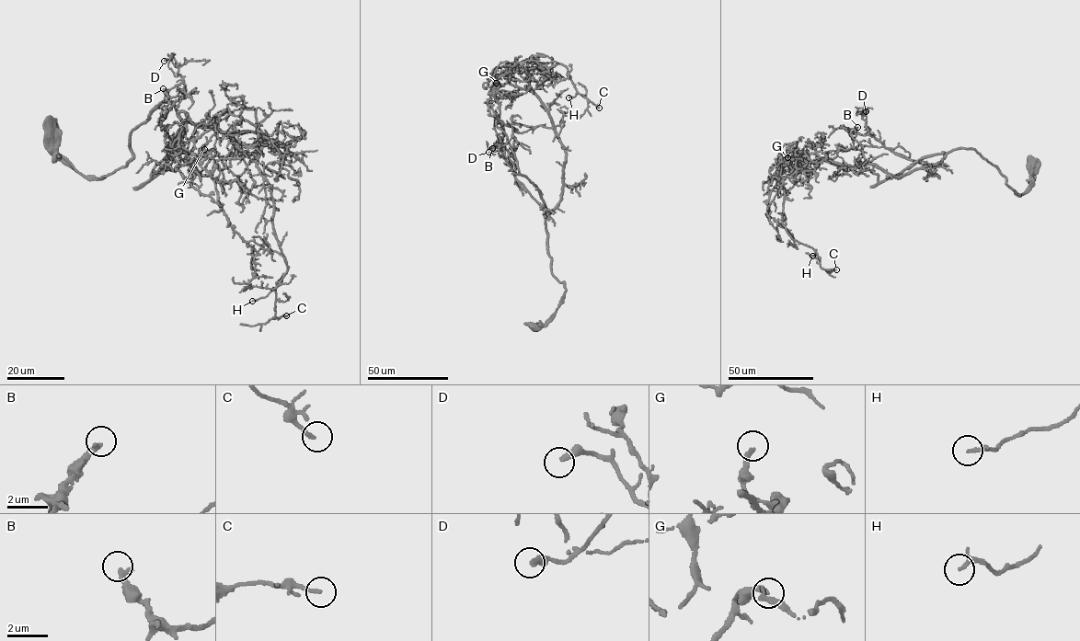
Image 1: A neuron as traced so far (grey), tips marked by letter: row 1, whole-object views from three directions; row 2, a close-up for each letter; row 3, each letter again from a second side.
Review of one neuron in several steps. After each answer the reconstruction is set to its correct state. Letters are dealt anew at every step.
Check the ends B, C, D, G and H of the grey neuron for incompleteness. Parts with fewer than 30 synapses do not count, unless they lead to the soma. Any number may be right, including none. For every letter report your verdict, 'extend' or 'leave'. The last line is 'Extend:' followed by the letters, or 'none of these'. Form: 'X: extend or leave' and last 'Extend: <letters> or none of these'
B: extend
C: extend
D: leave
G: leave
H: leave
Extend: B, C

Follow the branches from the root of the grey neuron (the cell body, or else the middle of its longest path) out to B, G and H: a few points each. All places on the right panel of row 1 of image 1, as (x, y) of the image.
B: (1033, 167), (1032, 181), (1018, 196), (974, 149), (954, 150), (937, 166), (928, 166), (854, 131), (857, 127)
G: (1033, 167), (1018, 196), (973, 149), (929, 154), (880, 181), (855, 165), (787, 165), (787, 157)
H: (1033, 167), (1018, 196), (973, 149), (901, 177), (871, 165), (809, 162), (784, 178), (782, 223), (812, 256)

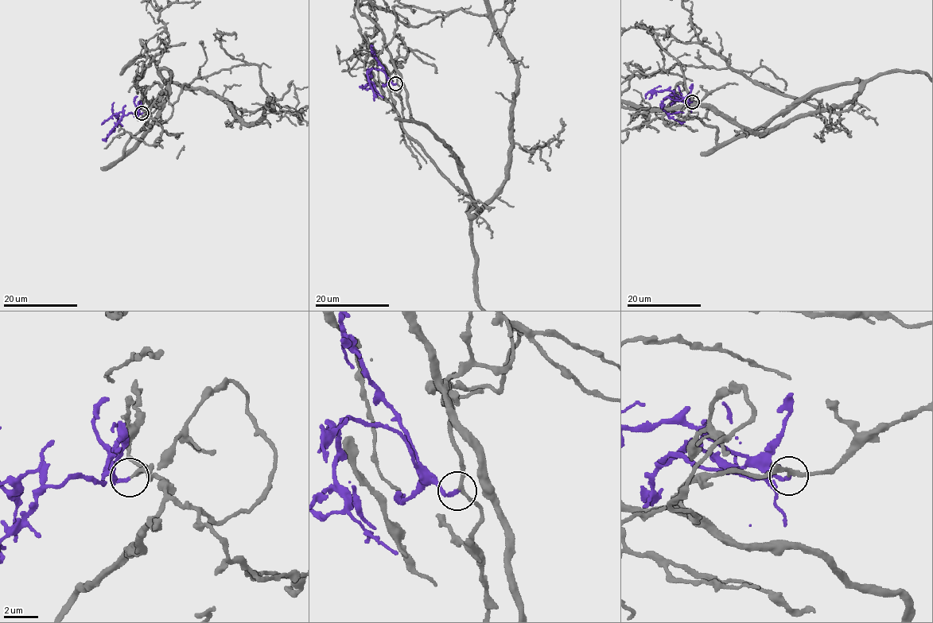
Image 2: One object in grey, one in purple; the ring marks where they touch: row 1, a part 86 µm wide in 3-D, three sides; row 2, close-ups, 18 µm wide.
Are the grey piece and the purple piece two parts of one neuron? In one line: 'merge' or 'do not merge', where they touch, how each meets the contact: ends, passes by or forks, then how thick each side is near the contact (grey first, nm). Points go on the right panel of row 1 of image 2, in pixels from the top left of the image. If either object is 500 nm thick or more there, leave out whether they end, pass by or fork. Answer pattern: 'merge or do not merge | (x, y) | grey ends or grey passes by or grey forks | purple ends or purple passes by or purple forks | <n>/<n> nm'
merge | (692, 102) | grey passes by | purple ends | 190/200 nm

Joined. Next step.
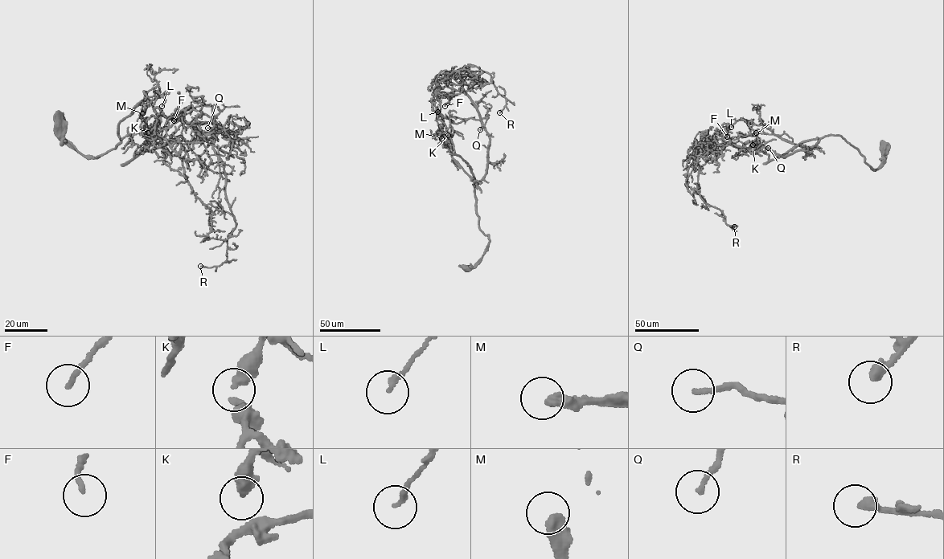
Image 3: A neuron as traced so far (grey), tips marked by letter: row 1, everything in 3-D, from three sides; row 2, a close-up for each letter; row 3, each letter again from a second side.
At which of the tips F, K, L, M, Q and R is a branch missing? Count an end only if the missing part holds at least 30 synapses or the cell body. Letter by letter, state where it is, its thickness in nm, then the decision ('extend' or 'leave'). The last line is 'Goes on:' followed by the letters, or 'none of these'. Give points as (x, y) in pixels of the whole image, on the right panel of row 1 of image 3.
F: (727, 136) | 160 nm | extend
K: (753, 144) | 320 nm | leave
L: (731, 127) | 160 nm | leave
M: (756, 132) | 420 nm | extend
Q: (768, 148) | 160 nm | leave
R: (734, 226) | 340 nm | extend
Goes on: F, M, R

